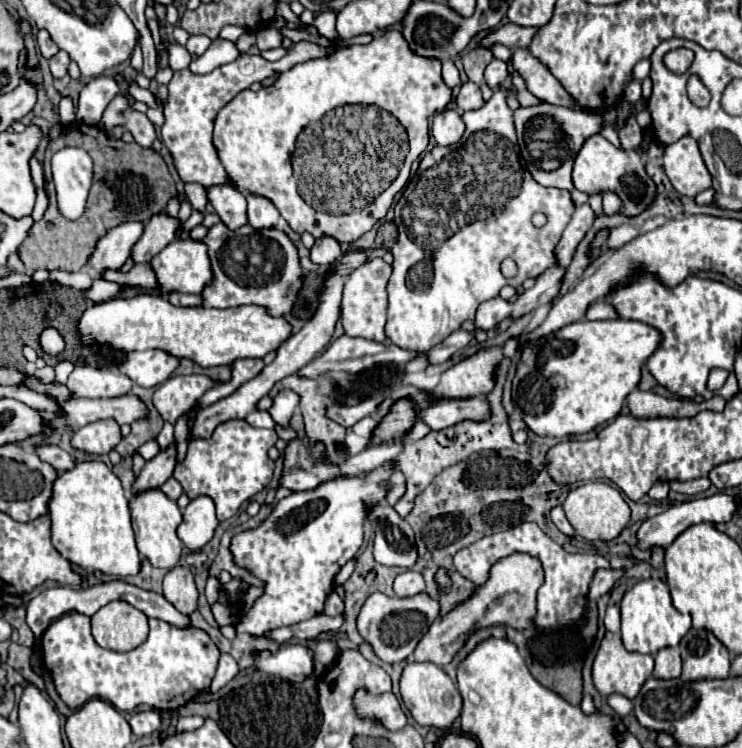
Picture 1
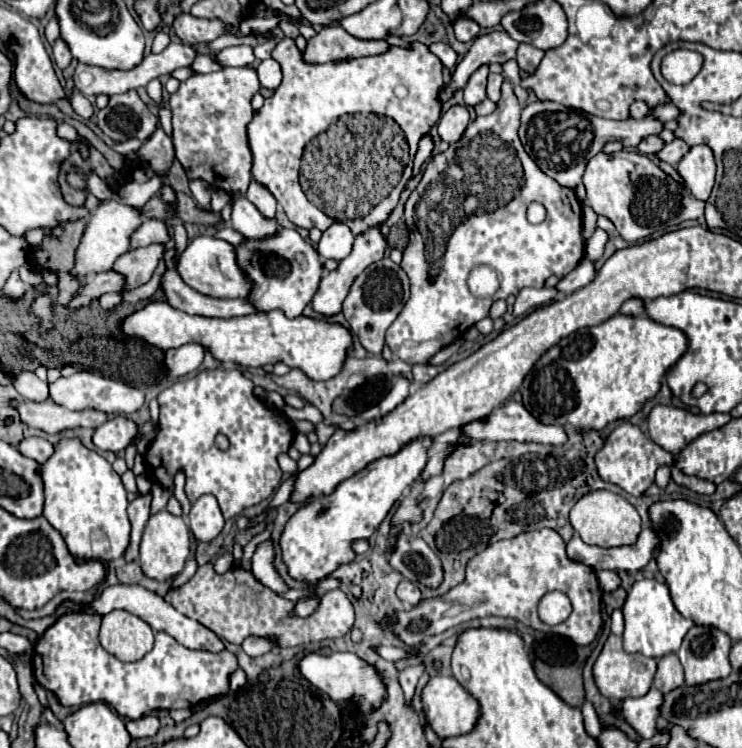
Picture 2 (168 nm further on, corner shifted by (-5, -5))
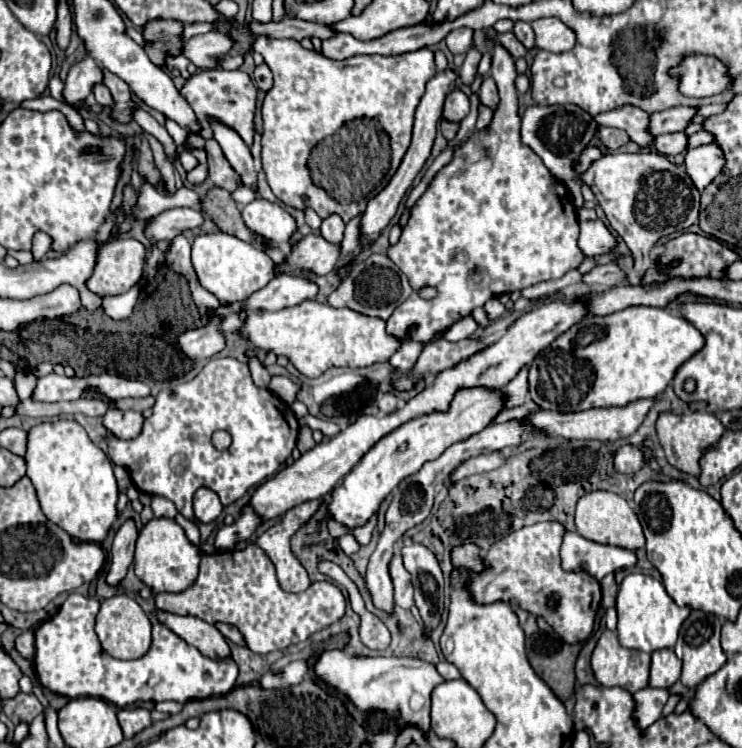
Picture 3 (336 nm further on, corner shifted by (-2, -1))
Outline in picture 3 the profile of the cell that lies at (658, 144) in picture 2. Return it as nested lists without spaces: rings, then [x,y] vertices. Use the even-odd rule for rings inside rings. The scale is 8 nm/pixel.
[[[684,133],[656,135],[652,141],[652,147],[662,155],[678,155],[678,153],[686,151],[686,135]]]

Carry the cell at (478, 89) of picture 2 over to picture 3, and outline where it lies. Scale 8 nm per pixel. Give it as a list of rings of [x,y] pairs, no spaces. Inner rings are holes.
[[[470,49],[470,51],[468,51],[468,55],[466,55],[466,59],[464,59],[462,67],[460,67],[460,81],[462,81],[464,85],[472,85],[472,83],[474,83],[476,75],[478,75],[480,57],[482,57],[480,51],[476,51],[476,49]]]

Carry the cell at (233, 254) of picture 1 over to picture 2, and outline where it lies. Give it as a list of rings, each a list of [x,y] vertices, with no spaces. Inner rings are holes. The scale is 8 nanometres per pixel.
[[[279,229],[273,237],[261,241],[249,239],[237,247],[237,261],[255,283],[255,289],[251,291],[251,301],[255,307],[259,311],[281,309],[287,317],[297,317],[303,313],[305,305],[313,299],[323,273],[323,263],[317,249],[301,239],[301,235],[293,229]]]

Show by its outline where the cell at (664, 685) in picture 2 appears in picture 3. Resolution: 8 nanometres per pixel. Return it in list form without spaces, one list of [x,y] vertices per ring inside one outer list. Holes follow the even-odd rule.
[[[662,649],[652,653],[652,667],[650,667],[650,687],[670,689],[682,671],[682,661],[674,655],[672,649]]]

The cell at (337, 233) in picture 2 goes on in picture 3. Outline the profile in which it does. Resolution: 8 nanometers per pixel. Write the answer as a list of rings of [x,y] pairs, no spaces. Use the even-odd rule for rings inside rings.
[[[330,215],[328,219],[322,221],[320,235],[322,235],[328,243],[340,245],[342,239],[344,239],[344,221],[342,221],[338,215]]]

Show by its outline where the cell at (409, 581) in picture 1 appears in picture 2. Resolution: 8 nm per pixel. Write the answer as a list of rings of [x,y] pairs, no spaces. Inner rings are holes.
[[[401,581],[401,583],[399,583],[399,587],[397,587],[397,597],[399,597],[403,603],[407,603],[407,605],[417,605],[417,603],[421,601],[421,593],[419,593],[417,585],[411,583],[411,581]]]

